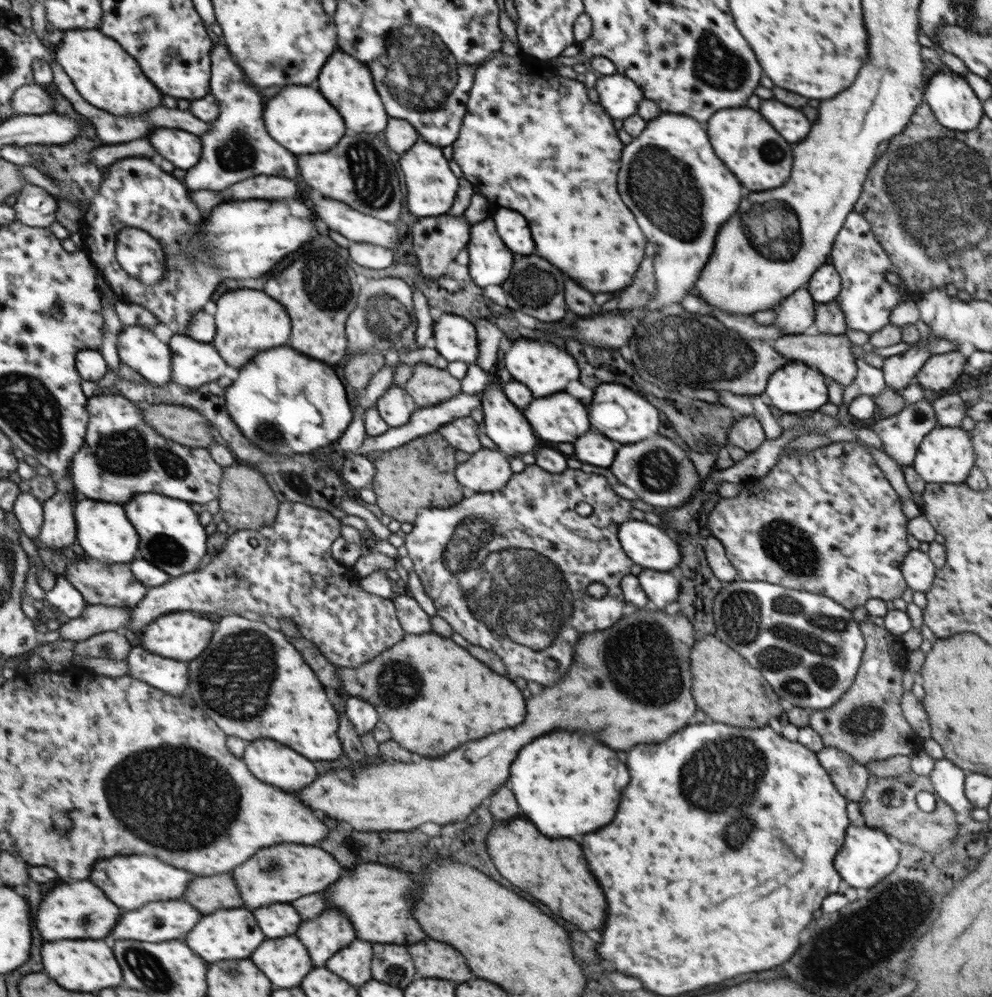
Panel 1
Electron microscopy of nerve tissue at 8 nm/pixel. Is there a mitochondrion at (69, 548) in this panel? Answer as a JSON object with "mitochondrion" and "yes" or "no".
{"mitochondrion":"no"}

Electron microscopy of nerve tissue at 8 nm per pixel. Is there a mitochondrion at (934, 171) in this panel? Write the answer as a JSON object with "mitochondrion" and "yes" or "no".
{"mitochondrion":"yes"}

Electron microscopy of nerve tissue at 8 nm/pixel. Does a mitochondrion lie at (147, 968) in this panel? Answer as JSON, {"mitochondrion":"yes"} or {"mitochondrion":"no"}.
{"mitochondrion":"yes"}

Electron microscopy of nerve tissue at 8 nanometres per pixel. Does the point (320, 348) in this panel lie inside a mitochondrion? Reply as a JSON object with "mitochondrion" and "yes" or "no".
{"mitochondrion":"no"}

